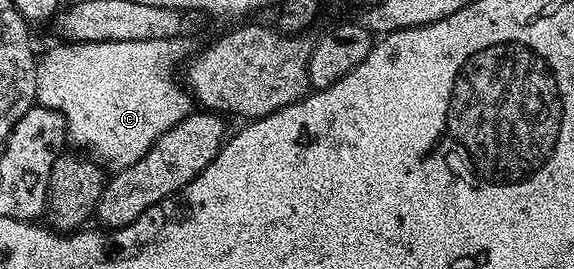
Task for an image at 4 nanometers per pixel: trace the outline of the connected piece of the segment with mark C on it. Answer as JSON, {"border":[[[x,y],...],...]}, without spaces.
{"border":[[[162,39],[161,41],[109,41],[108,43],[73,43],[70,45],[59,45],[55,47],[47,56],[38,60],[39,68],[37,69],[37,93],[35,94],[38,106],[48,107],[54,111],[60,111],[63,119],[67,122],[67,138],[73,144],[76,143],[80,152],[86,153],[100,165],[106,165],[112,172],[120,171],[123,167],[133,165],[149,153],[149,149],[160,139],[161,136],[173,125],[177,125],[185,116],[192,114],[193,99],[182,86],[171,80],[170,71],[179,63],[179,58],[183,55],[183,39]]]}

